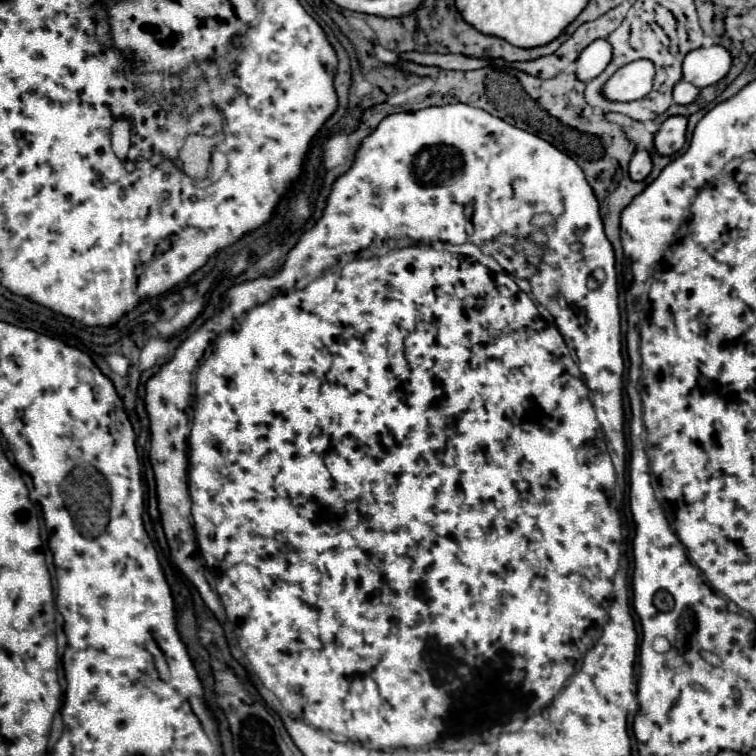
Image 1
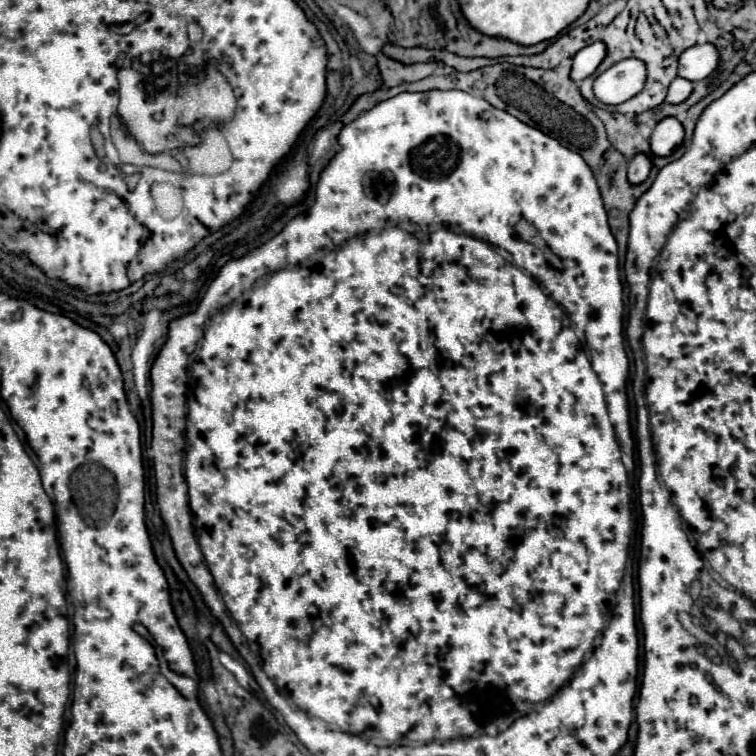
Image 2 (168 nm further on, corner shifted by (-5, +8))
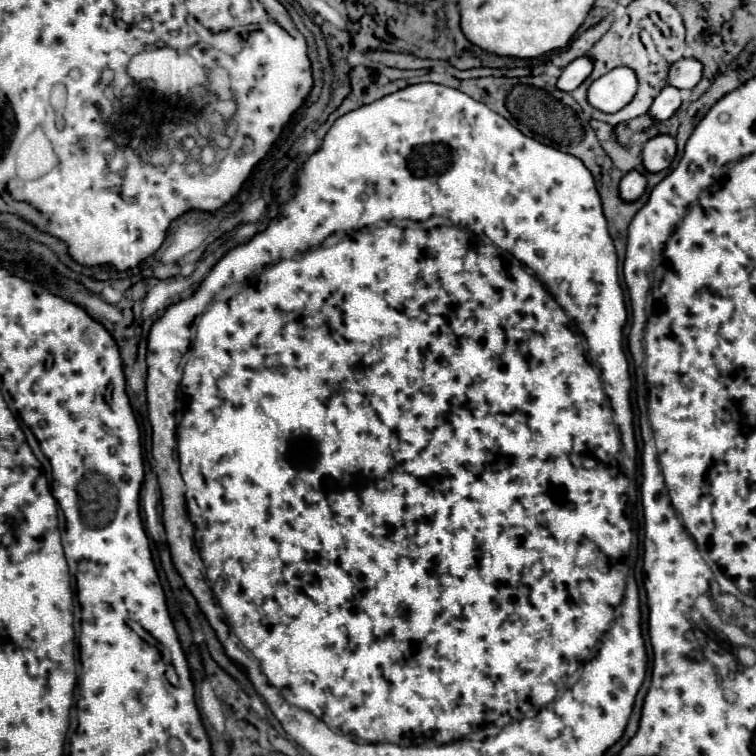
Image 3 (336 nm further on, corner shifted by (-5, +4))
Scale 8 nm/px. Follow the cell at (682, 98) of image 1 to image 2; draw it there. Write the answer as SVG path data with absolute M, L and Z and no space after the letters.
M676 77L674 83L670 83L670 91L668 91L666 101L668 101L668 103L674 103L674 105L676 105L676 103L682 103L682 101L686 101L686 99L690 97L692 89L694 89L694 85L692 85L688 79Z

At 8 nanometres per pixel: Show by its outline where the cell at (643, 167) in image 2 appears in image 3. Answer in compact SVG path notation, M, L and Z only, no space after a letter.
M630 171L620 181L620 197L622 201L636 201L646 189L646 177L638 171Z

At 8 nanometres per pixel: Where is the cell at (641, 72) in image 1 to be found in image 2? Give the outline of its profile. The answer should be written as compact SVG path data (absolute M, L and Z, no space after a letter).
M624 59L594 81L594 95L606 105L618 105L638 95L646 83L646 63L640 59Z

